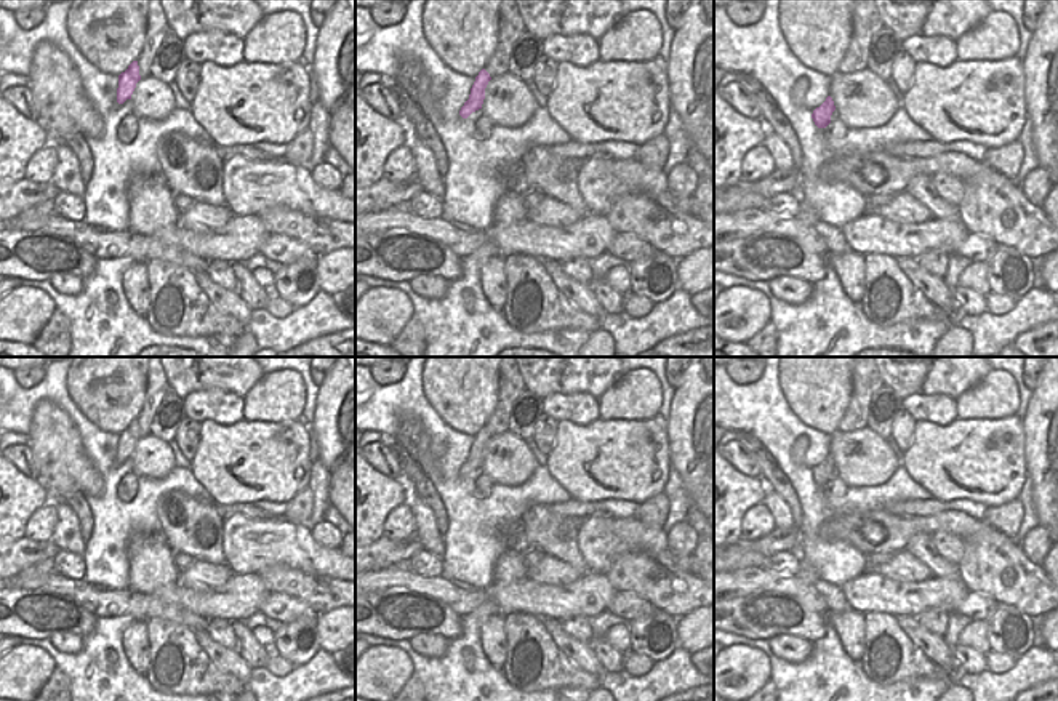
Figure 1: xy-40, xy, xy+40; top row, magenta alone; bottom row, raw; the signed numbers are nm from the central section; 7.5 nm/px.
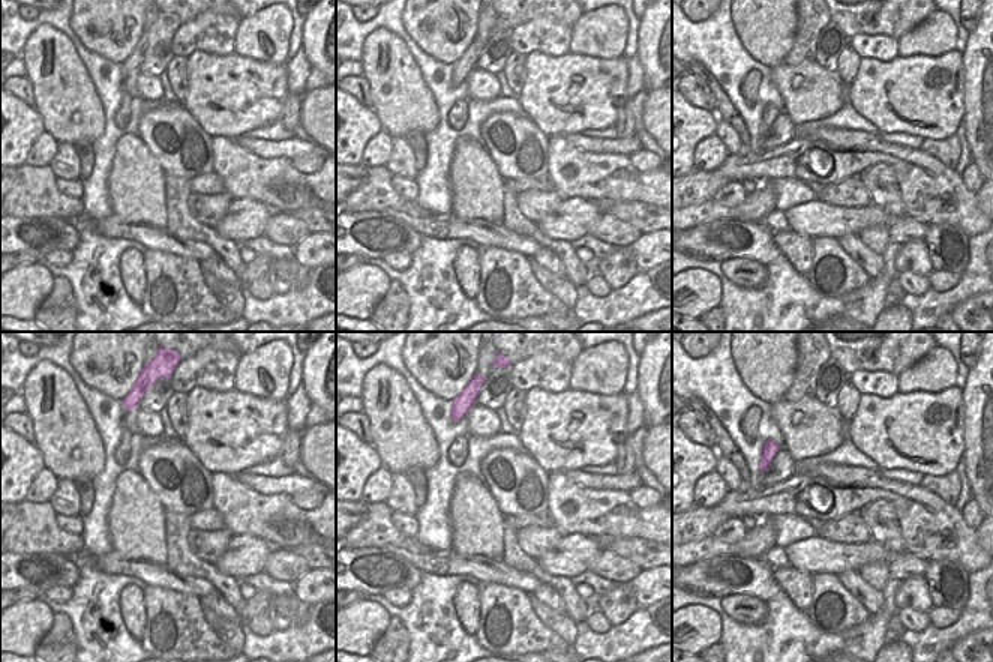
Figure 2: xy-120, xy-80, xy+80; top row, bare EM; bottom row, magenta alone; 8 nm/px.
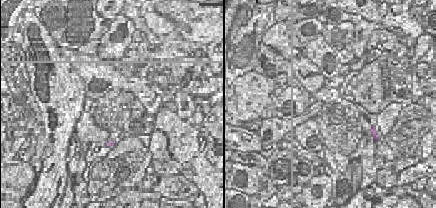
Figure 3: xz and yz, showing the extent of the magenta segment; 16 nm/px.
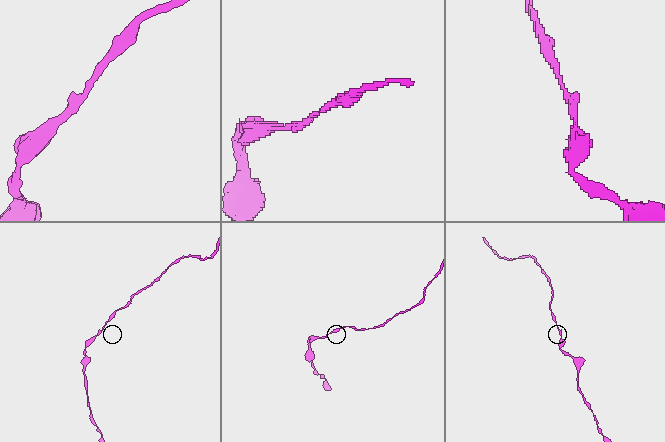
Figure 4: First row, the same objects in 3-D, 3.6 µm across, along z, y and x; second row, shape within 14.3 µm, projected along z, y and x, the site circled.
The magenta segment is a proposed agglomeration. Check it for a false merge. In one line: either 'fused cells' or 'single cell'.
single cell

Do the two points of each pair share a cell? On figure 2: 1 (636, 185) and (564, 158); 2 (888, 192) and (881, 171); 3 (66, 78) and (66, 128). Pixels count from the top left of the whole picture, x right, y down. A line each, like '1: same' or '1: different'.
1: same
2: different
3: same

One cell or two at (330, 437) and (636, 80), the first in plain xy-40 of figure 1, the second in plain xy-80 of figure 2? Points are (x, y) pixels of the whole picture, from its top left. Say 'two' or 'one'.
two

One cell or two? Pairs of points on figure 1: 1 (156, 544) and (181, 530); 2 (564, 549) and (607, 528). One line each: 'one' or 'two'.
1: two
2: two

